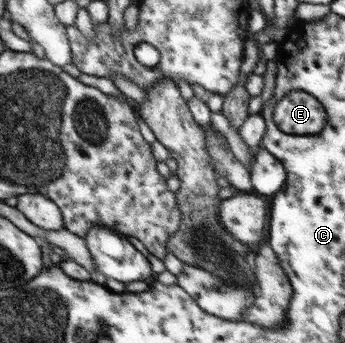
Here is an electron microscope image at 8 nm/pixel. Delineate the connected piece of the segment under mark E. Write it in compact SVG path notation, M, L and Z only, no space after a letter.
M294 90L278 101L273 119L278 129L286 134L314 135L324 130L327 114L317 98L302 90Z

